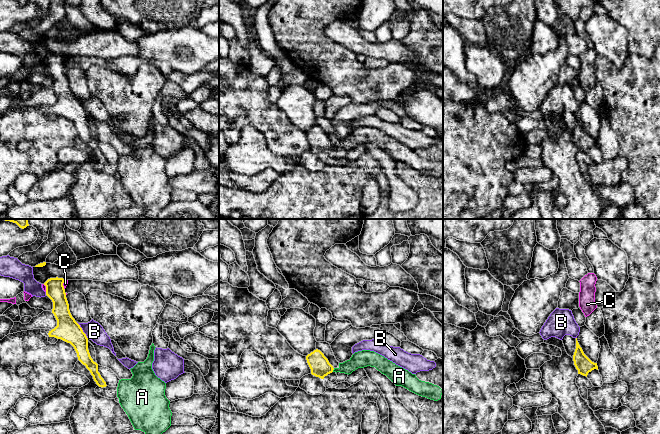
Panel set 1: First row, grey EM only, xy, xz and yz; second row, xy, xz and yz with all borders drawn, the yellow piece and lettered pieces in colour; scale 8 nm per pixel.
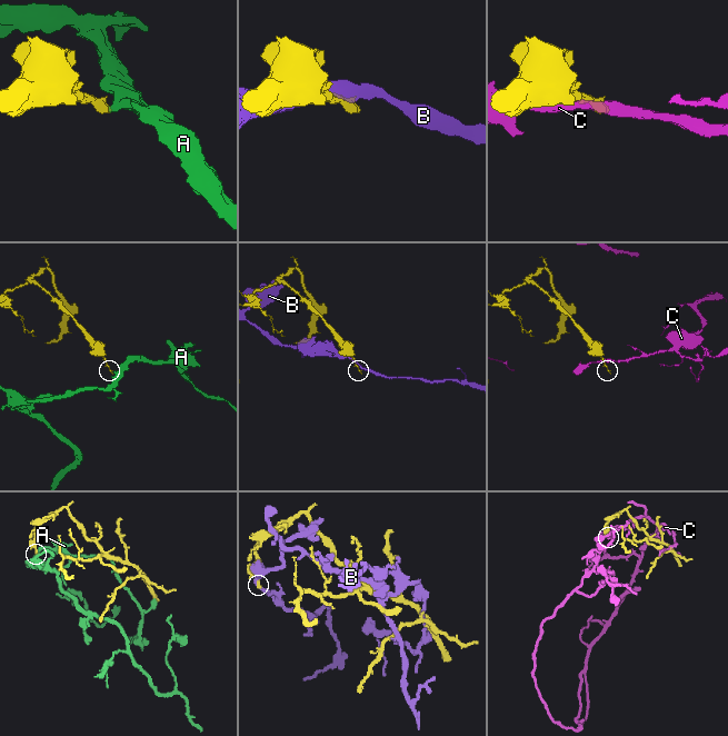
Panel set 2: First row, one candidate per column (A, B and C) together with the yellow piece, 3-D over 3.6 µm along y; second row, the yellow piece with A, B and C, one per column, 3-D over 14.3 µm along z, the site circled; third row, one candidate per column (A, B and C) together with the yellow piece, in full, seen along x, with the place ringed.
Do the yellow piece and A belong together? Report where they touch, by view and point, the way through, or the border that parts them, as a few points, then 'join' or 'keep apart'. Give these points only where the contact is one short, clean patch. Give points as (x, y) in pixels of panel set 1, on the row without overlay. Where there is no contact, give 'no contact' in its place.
xz (333, 145) | along xz (334, 144), (332, 147) | keep apart

